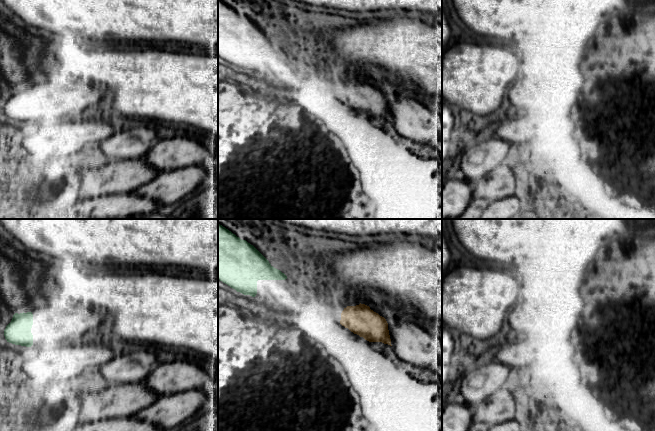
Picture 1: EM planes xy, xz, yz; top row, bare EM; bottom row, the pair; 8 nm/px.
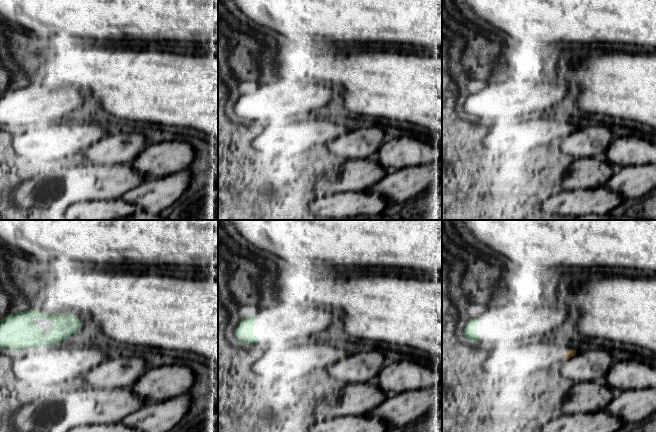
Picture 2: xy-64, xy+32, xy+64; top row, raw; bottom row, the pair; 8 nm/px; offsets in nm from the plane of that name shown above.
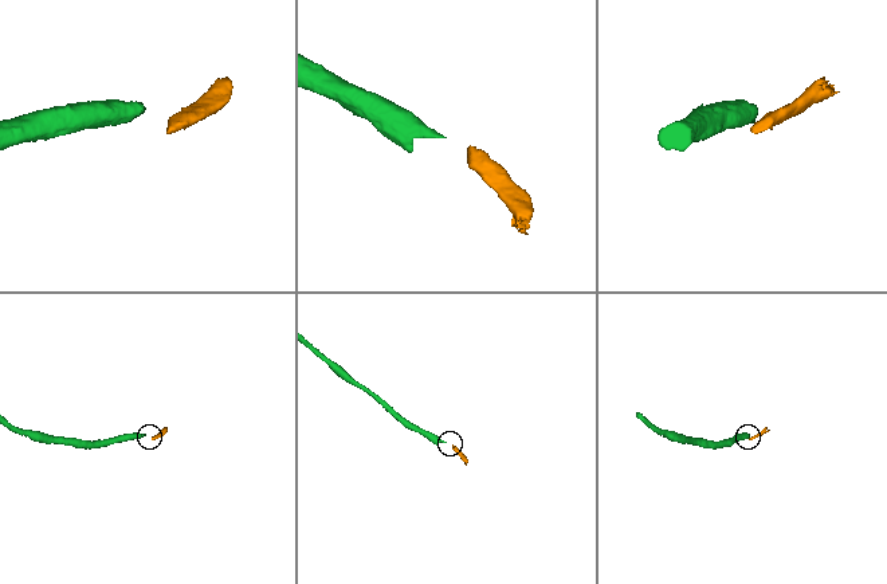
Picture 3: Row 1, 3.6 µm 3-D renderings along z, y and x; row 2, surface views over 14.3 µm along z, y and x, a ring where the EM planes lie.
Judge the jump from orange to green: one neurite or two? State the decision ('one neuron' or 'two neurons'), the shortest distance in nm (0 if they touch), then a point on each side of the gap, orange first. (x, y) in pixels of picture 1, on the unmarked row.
two neurons; 500 nm apart; from orange across xz (342, 87), (286, 54)

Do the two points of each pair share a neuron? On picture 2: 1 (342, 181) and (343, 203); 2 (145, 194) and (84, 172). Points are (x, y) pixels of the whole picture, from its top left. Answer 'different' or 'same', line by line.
1: different
2: different

